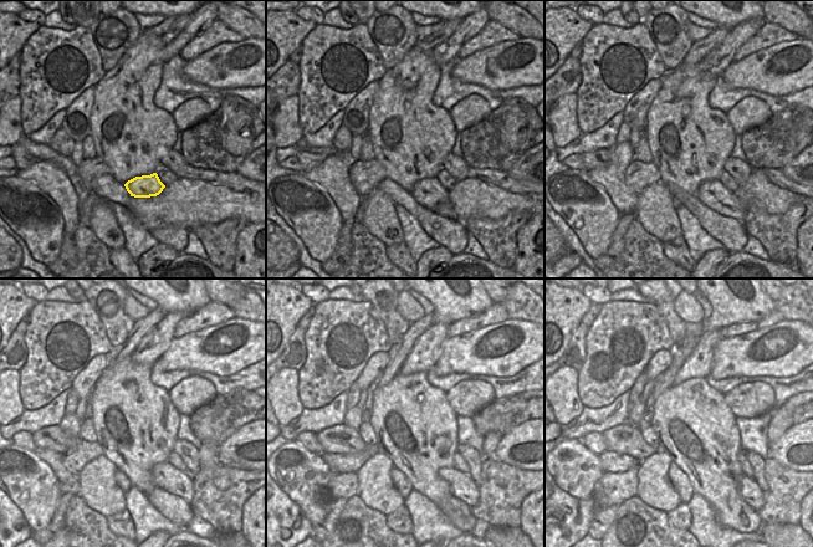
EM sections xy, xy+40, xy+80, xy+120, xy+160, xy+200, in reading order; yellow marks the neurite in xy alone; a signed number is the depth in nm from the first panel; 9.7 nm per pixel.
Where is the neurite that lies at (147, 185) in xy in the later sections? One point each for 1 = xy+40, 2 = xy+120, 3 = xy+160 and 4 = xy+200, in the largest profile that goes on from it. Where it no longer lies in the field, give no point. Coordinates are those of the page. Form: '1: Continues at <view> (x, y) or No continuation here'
1: Continues at xy+40 (430, 193)
2: Continues at xy+120 (165, 476)
3: Continues at xy+160 (463, 486)
4: Continues at xy+200 (750, 491)

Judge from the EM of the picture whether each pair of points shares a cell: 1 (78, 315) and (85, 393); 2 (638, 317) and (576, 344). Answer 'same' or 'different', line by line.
1: different
2: different

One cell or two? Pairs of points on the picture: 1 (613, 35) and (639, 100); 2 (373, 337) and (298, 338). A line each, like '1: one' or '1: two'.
1: two
2: two

